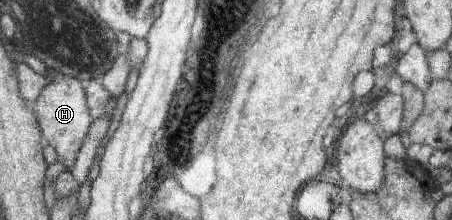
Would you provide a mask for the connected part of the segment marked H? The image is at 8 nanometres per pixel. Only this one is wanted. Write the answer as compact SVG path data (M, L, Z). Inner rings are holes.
M47 68L43 76L50 82L40 92L36 104L41 135L56 150L58 162L62 162L67 171L71 173L84 137L88 134L88 128L93 122L88 110L85 90L82 89L82 83L74 75L63 75L61 72Z

